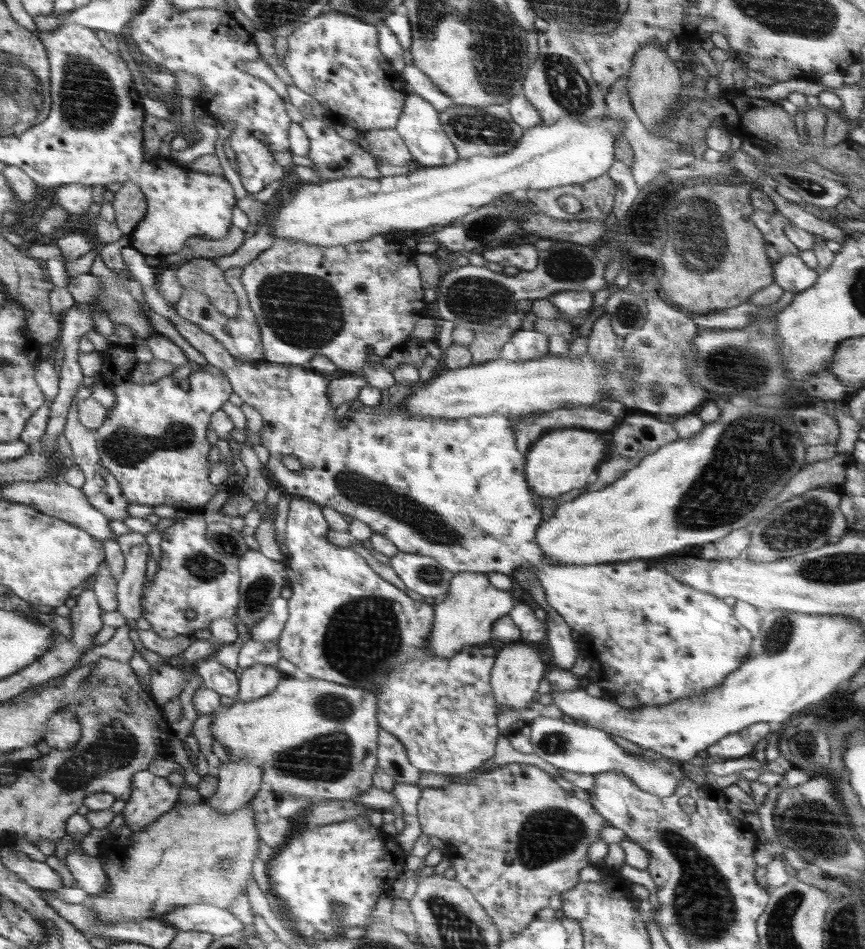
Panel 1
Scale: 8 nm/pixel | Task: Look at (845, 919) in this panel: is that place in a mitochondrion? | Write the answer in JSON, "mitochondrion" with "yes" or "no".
{"mitochondrion":"yes"}

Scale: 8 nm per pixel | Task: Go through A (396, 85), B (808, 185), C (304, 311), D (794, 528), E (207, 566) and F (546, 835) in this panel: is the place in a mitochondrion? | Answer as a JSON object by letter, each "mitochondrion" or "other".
{"A":"other","B":"mitochondrion","C":"mitochondrion","D":"mitochondrion","E":"mitochondrion","F":"mitochondrion"}

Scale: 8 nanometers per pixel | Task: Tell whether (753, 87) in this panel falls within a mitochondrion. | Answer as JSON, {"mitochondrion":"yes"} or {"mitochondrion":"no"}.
{"mitochondrion":"no"}

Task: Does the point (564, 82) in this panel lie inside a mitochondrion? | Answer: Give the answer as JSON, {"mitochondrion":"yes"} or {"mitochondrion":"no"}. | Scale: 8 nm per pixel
{"mitochondrion":"yes"}

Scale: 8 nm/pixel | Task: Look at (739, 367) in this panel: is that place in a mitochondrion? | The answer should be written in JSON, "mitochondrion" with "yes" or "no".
{"mitochondrion":"yes"}

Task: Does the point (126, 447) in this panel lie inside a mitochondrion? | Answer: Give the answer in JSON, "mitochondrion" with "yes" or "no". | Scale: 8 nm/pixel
{"mitochondrion":"yes"}

